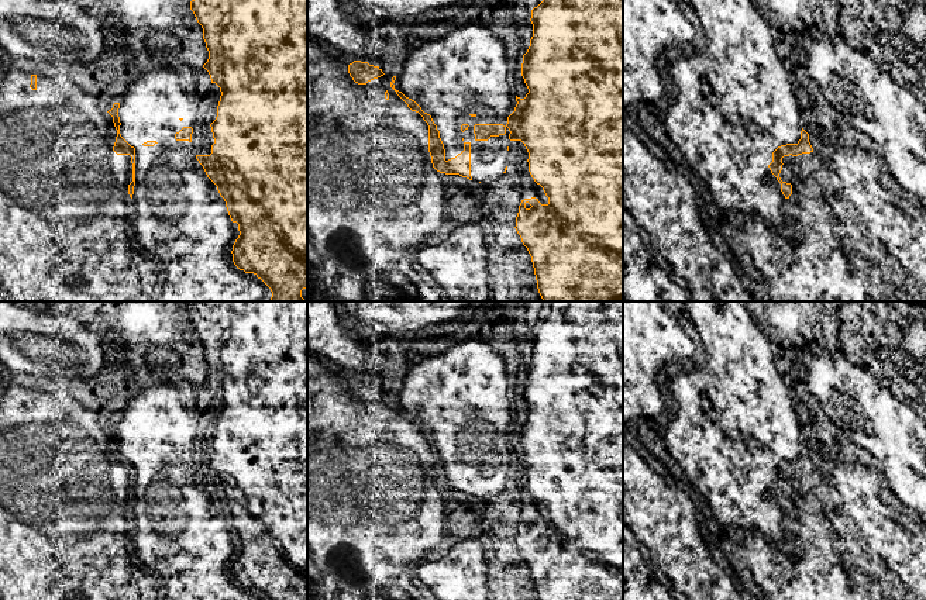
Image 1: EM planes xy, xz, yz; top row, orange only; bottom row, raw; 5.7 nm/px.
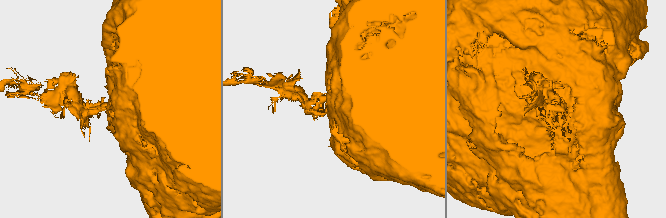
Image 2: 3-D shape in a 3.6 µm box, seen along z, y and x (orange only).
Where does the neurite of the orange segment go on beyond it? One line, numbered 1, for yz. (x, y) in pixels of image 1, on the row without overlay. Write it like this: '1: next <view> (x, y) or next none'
1: next none

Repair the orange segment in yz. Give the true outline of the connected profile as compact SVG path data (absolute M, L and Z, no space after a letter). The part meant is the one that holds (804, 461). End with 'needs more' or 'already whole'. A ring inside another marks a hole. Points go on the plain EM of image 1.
M803 444L801 446L801 455L796 459L781 461L772 468L772 477L768 480L768 483L771 489L777 493L777 496L781 499L781 507L785 514L789 514L789 511L792 510L792 500L782 497L779 493L784 480L782 473L789 470L798 472L810 468L813 468L813 463L809 458L809 449Z; already whole

